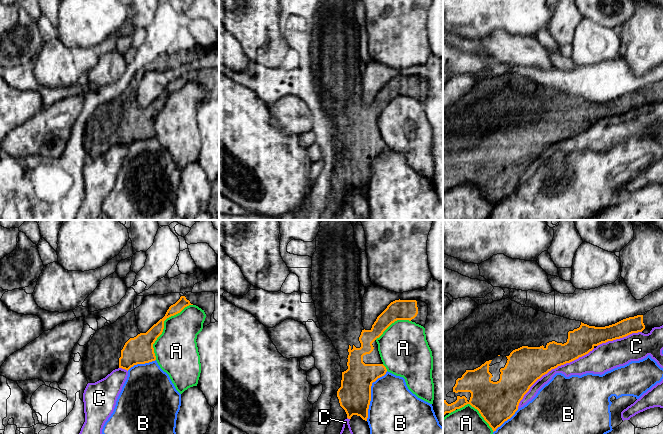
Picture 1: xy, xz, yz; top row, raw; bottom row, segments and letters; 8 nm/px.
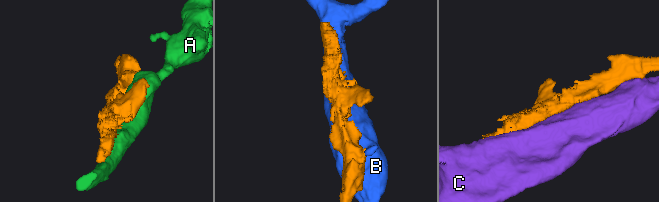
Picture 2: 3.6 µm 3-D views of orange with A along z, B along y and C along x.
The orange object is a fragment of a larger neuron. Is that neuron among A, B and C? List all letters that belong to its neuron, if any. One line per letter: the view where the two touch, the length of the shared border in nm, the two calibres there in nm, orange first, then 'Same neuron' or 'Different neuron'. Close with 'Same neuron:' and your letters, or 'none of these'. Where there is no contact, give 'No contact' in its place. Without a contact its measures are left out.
A: Touches orange in xy. Shared border 550 nm. Thickness 190 nm (orange) against 340 nm. Different neuron
B: Touches orange in xz. Shared border 440 nm. Thickness 260 nm (orange) against 400 nm. Different neuron
C: Touches orange in yz. Shared border 800 nm. Thickness 300 nm (orange) against 140 nm. Different neuron
Same neuron: none of these

